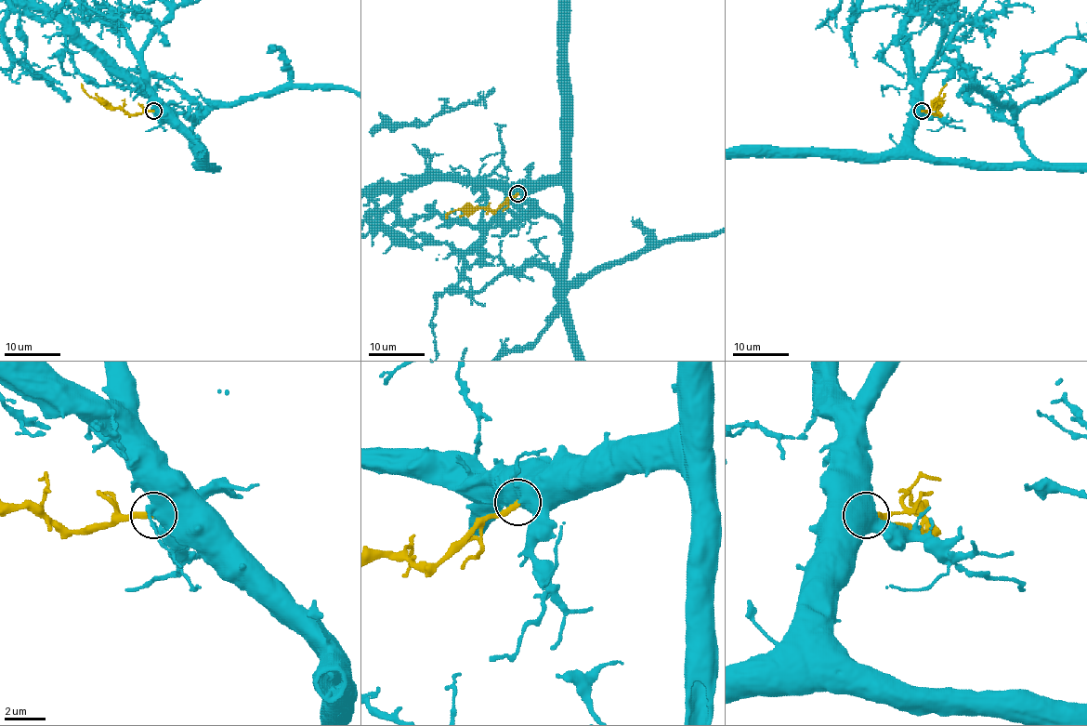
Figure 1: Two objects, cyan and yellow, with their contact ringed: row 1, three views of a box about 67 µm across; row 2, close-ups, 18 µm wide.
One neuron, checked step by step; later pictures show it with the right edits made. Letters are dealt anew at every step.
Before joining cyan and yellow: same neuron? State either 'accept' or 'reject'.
accept

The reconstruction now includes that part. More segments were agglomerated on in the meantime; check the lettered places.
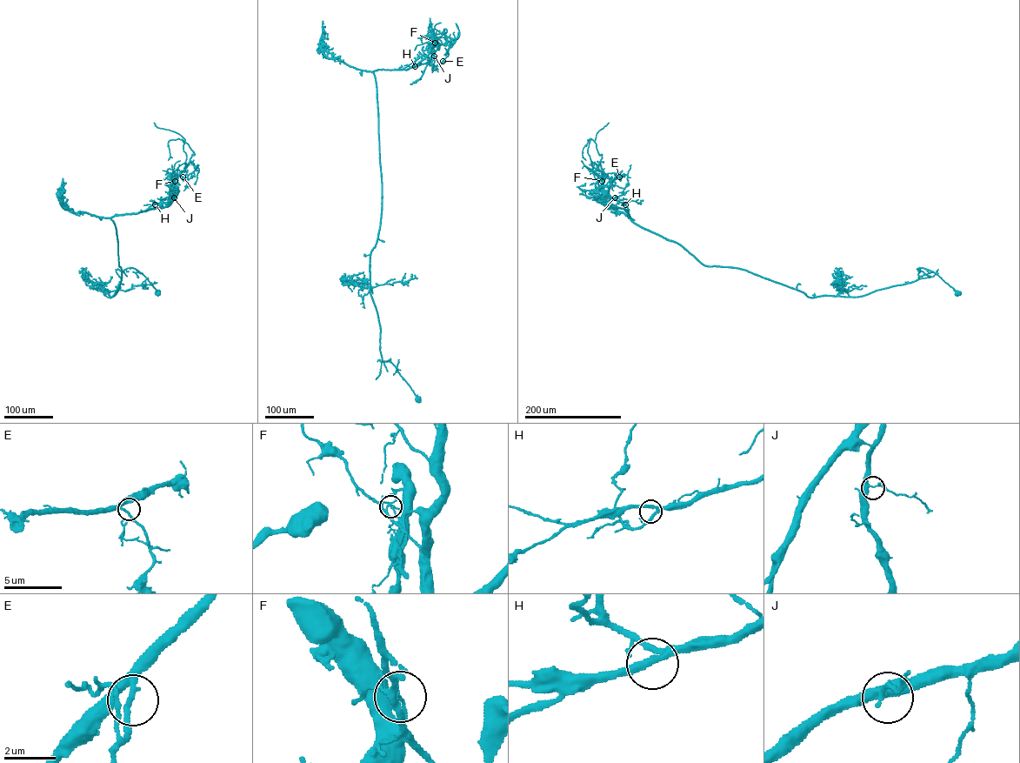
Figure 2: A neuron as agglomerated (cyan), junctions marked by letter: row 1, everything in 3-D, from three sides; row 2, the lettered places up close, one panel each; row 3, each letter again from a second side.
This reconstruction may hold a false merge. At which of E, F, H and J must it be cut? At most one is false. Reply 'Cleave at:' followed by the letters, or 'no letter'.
Cleave at: F

